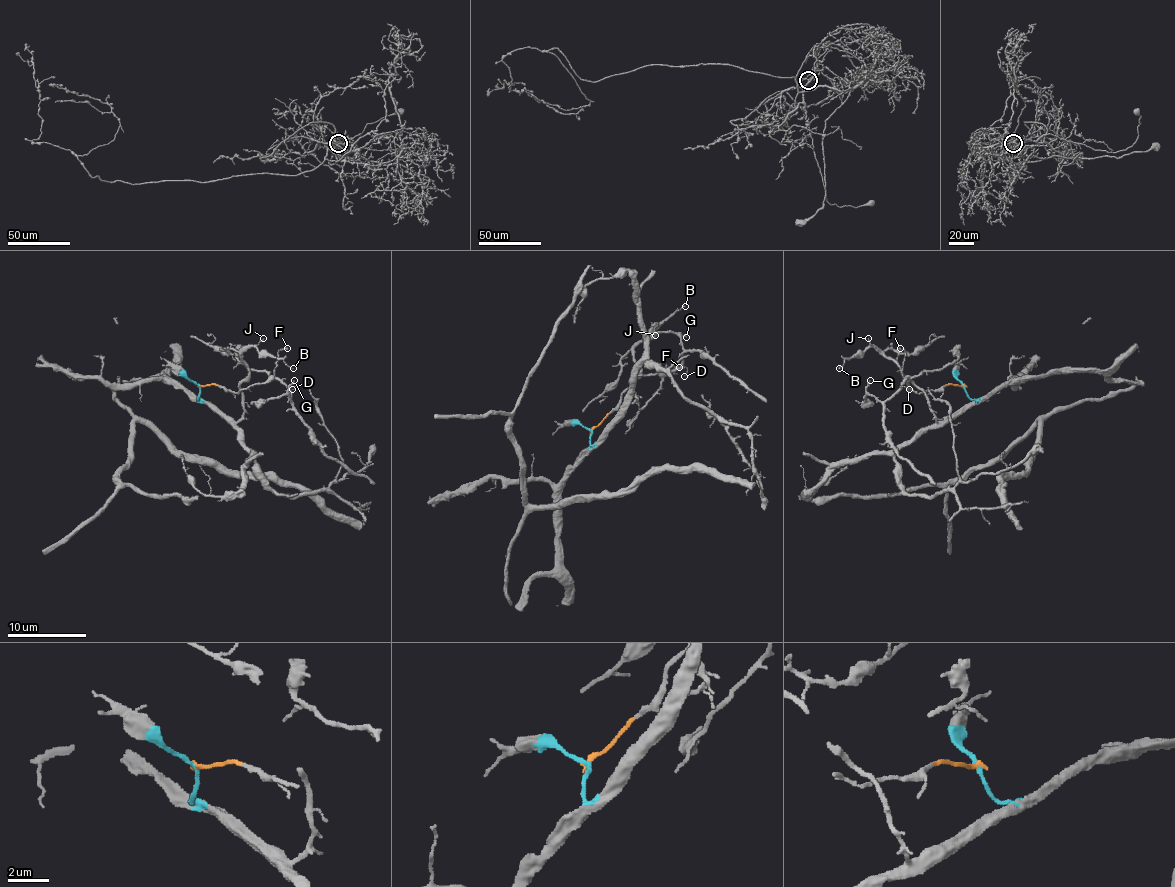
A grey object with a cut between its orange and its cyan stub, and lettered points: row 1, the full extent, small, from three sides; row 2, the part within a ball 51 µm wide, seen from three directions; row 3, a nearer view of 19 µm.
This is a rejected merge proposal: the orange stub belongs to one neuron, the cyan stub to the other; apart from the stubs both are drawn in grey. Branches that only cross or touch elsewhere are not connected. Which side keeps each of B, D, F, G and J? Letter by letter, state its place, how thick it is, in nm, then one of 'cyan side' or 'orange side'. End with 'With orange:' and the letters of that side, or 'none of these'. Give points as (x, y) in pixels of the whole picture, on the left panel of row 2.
B: (293, 368) | 90 nm | cyan side
D: (292, 389) | 80 nm | orange side
F: (287, 348) | 130 nm | orange side
G: (294, 380) | 130 nm | orange side
J: (263, 338) | 100 nm | cyan side
With orange: D, F, G

